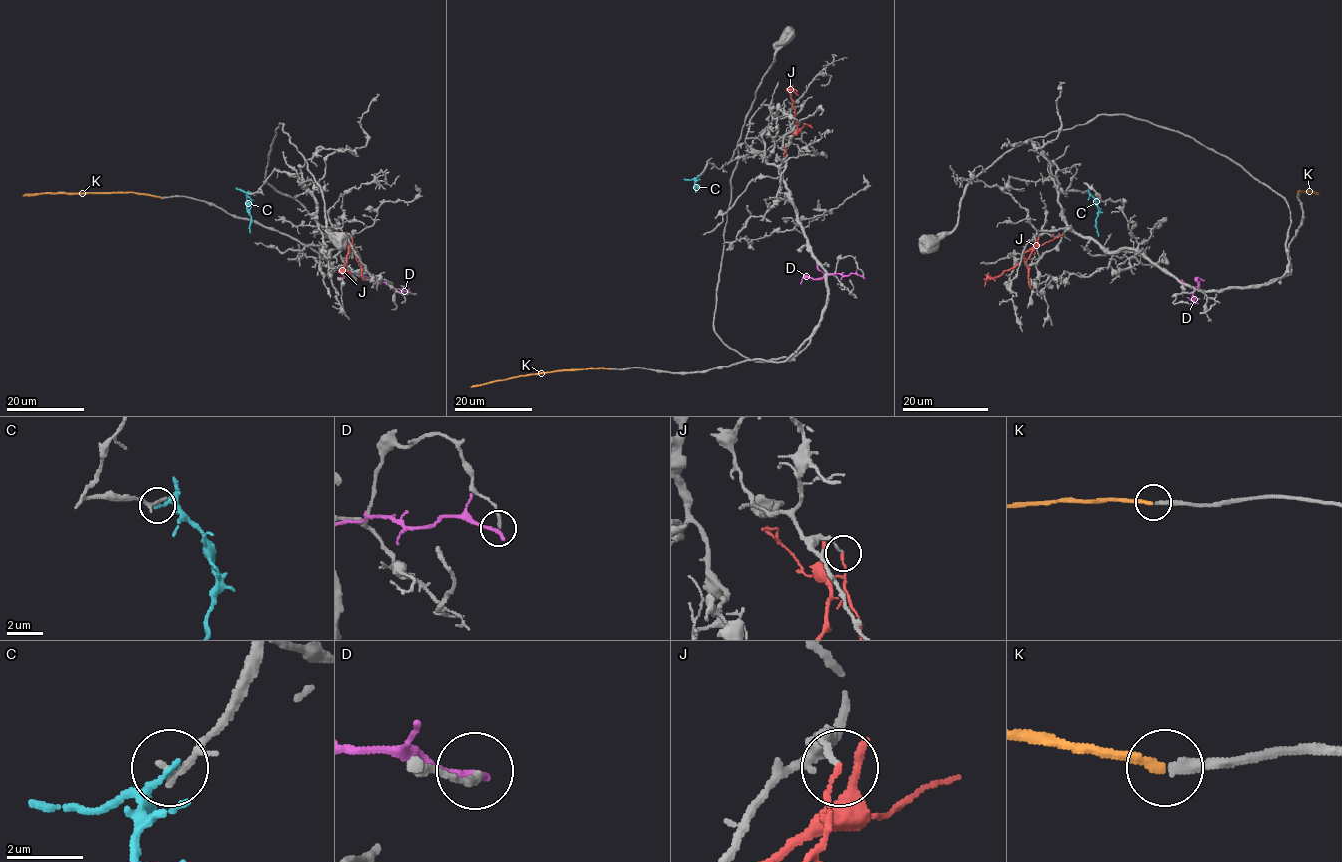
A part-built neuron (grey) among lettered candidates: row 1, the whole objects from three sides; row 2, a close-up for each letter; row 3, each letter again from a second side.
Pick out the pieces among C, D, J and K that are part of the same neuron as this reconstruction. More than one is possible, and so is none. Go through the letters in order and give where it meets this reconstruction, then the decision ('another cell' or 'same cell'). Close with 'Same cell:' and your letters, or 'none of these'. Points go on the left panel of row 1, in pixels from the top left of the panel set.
C: contact (250, 194); another cell
D: contact (415, 293); another cell
J: contact (352, 237); another cell
K: contact (162, 198); same cell
Same cell: K

